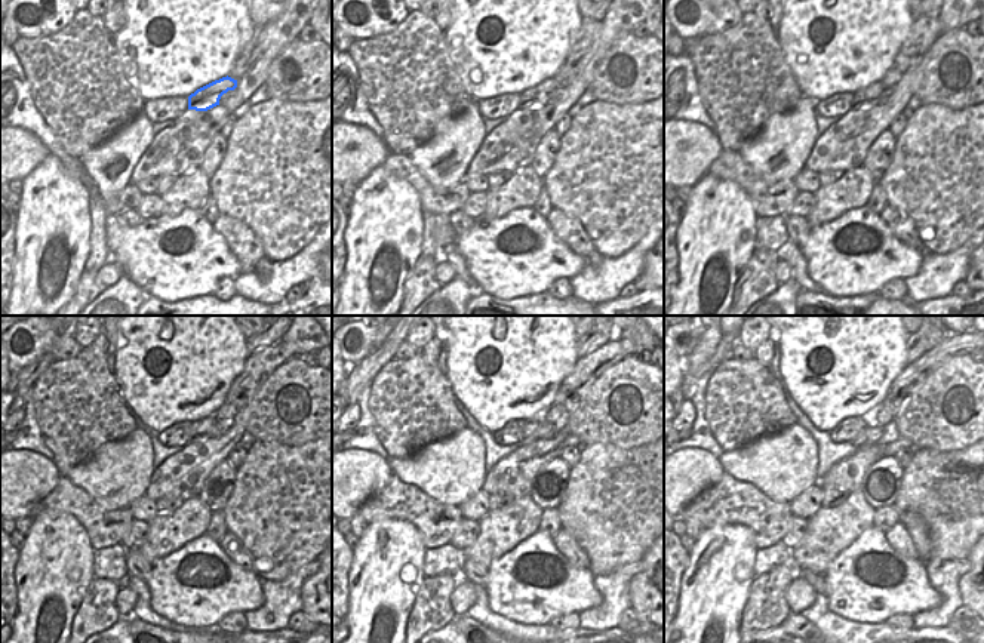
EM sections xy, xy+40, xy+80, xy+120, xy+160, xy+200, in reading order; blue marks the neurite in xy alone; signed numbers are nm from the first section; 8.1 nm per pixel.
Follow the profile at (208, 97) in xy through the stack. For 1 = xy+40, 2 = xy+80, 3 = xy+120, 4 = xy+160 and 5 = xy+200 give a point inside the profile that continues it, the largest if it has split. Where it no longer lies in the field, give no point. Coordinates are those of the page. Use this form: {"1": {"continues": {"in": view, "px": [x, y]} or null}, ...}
{"1": {"continues": {"in": "xy+40", "px": [537, 97]}}, "2": {"continues": {"in": "xy+80", "px": [866, 98]}}, "3": {"continues": {"in": "xy+120", "px": [200, 428]}}, "4": {"continues": {"in": "xy+160", "px": [529, 430]}}, "5": {"continues": {"in": "xy+200", "px": [860, 439]}}}

